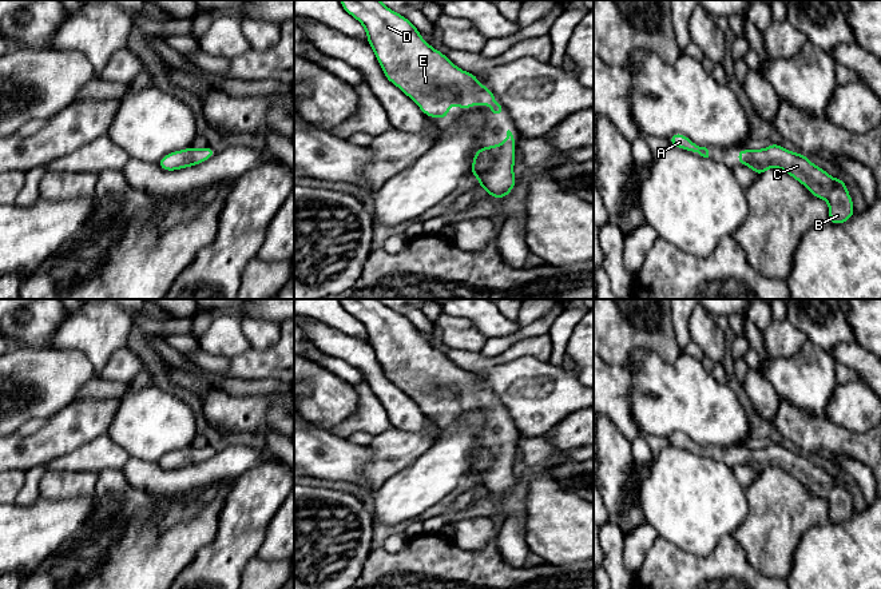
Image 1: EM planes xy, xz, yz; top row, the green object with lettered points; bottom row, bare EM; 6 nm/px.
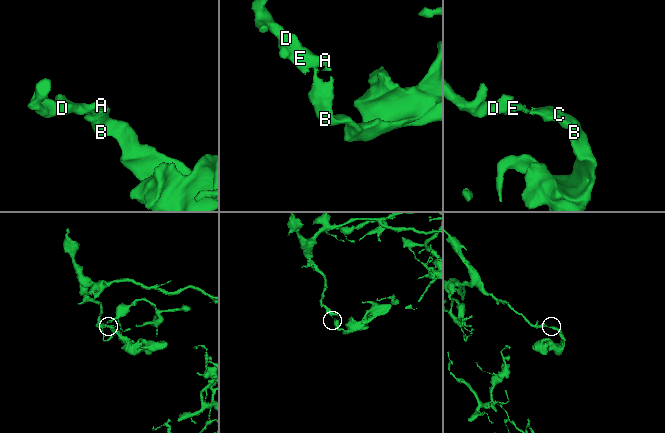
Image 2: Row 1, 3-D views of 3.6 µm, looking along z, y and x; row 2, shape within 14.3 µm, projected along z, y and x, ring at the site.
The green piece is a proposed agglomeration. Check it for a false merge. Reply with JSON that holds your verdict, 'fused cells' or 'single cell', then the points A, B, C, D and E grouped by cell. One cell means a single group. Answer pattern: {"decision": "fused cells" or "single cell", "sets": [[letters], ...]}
{"decision": "single cell", "sets": [["A", "B", "C", "D", "E"]]}

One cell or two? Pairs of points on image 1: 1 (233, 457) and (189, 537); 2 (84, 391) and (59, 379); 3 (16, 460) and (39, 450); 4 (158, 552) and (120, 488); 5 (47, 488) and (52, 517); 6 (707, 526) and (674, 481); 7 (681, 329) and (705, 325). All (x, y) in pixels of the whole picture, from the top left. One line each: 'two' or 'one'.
1: two
2: two
3: one
4: one
5: two
6: one
7: two

